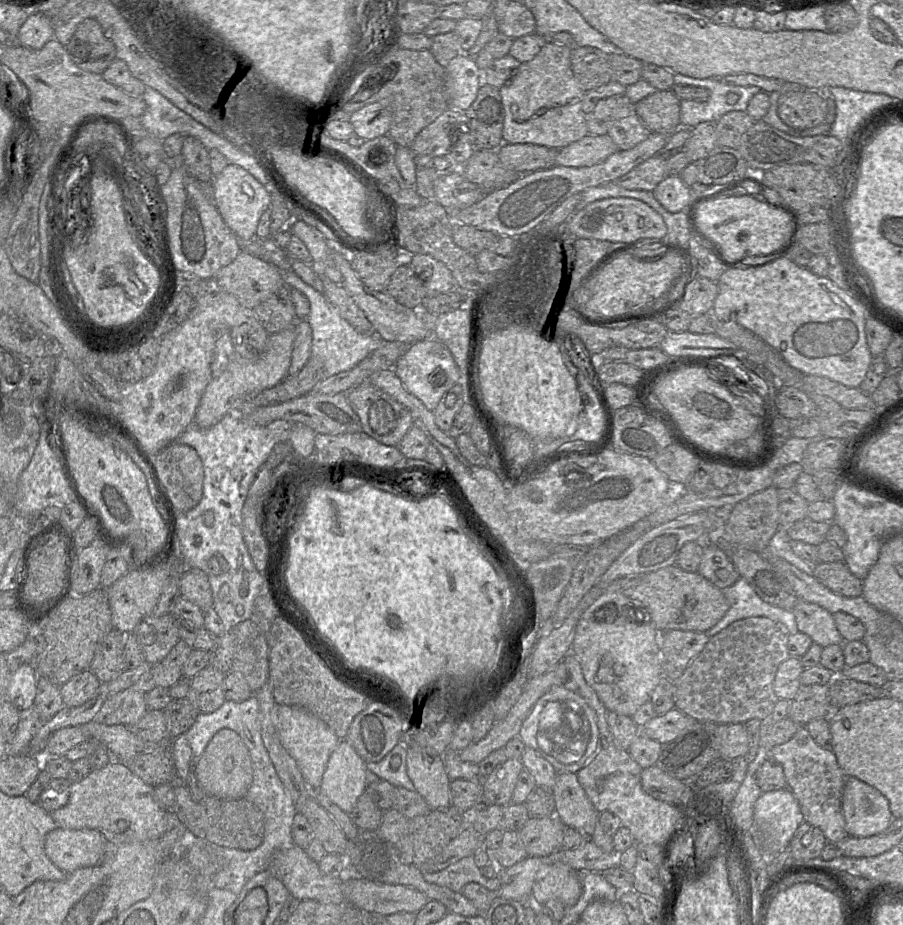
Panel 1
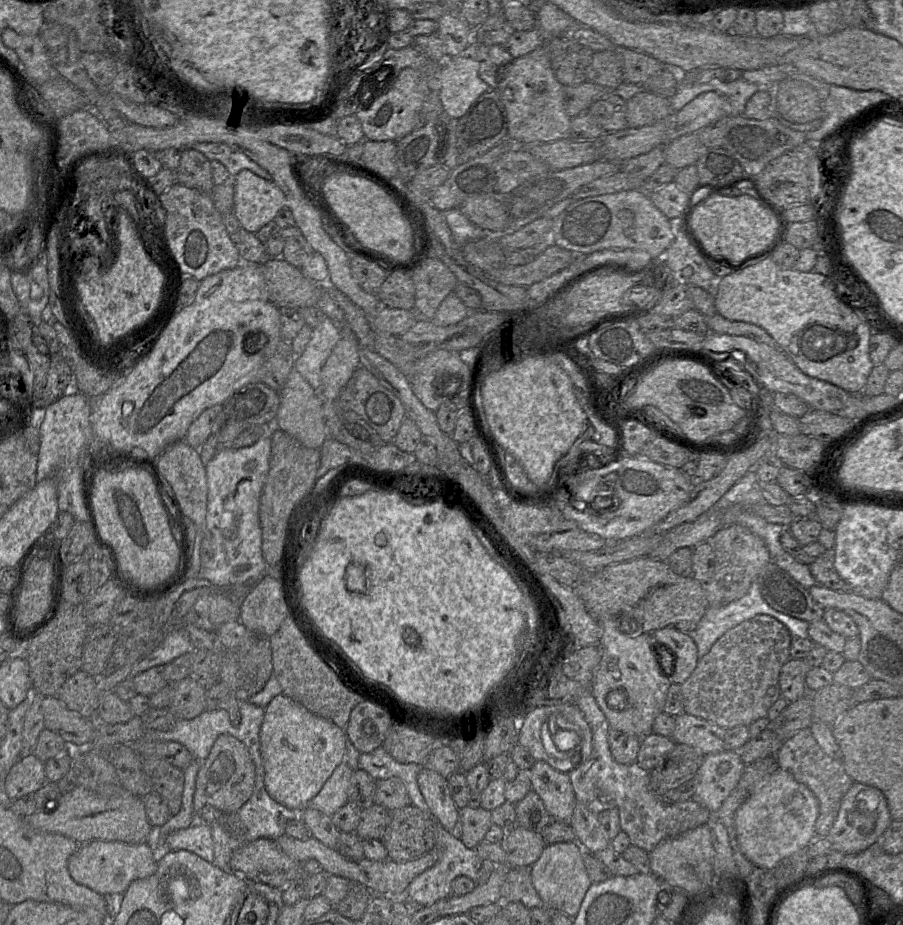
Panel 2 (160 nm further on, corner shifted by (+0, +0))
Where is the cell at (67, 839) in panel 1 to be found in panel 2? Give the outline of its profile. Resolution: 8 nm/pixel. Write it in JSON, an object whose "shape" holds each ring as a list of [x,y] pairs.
{"shape":[[[92,840],[80,844],[68,859],[68,871],[75,882],[110,898],[119,898],[134,880],[147,878],[156,870],[157,860],[147,842],[127,844],[120,841]]]}

